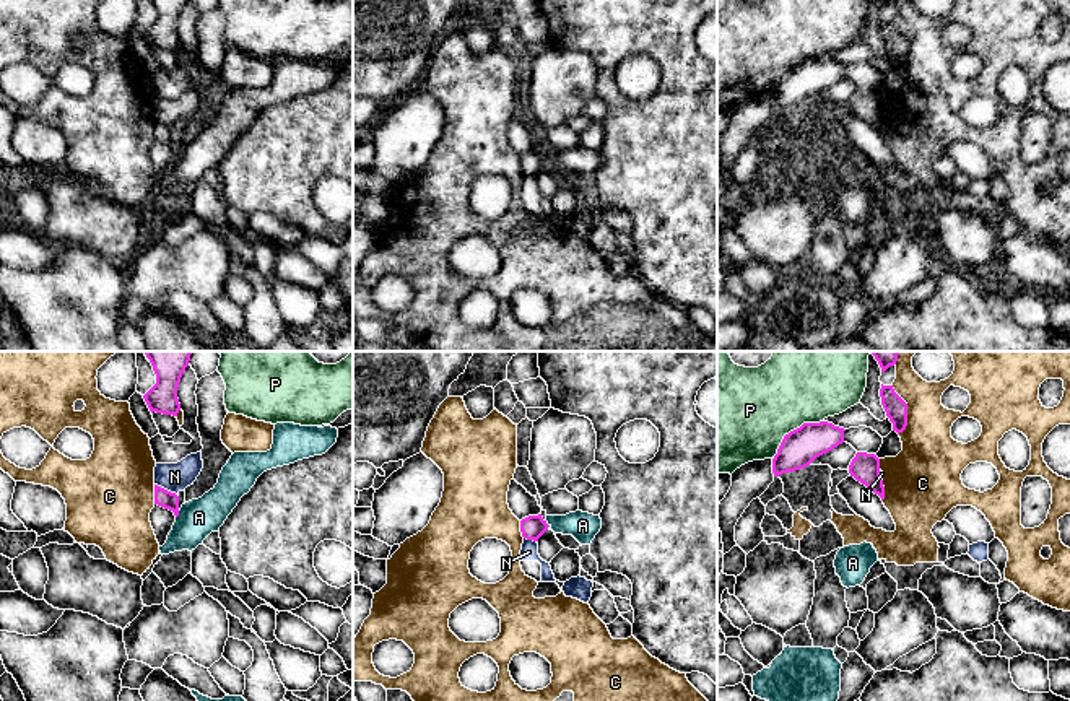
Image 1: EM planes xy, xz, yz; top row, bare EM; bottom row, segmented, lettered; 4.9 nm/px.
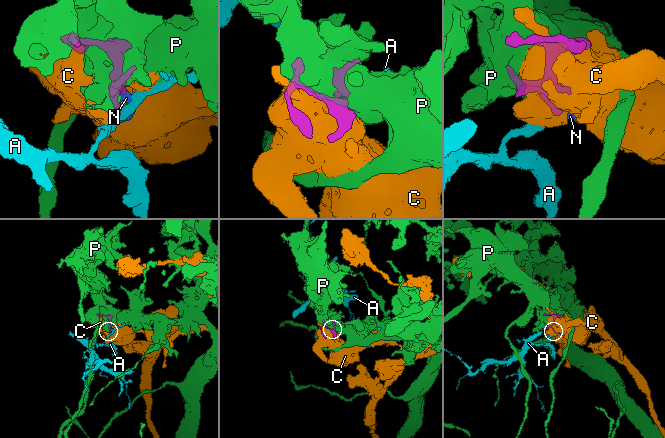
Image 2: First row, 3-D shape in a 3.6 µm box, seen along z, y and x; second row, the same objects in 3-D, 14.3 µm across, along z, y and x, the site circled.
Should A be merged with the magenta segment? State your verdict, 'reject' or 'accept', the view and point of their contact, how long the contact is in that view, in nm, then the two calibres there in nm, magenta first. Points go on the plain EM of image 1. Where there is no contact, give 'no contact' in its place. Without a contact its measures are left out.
reject | xy (178, 150) | 40 nm | 90/190 nm

